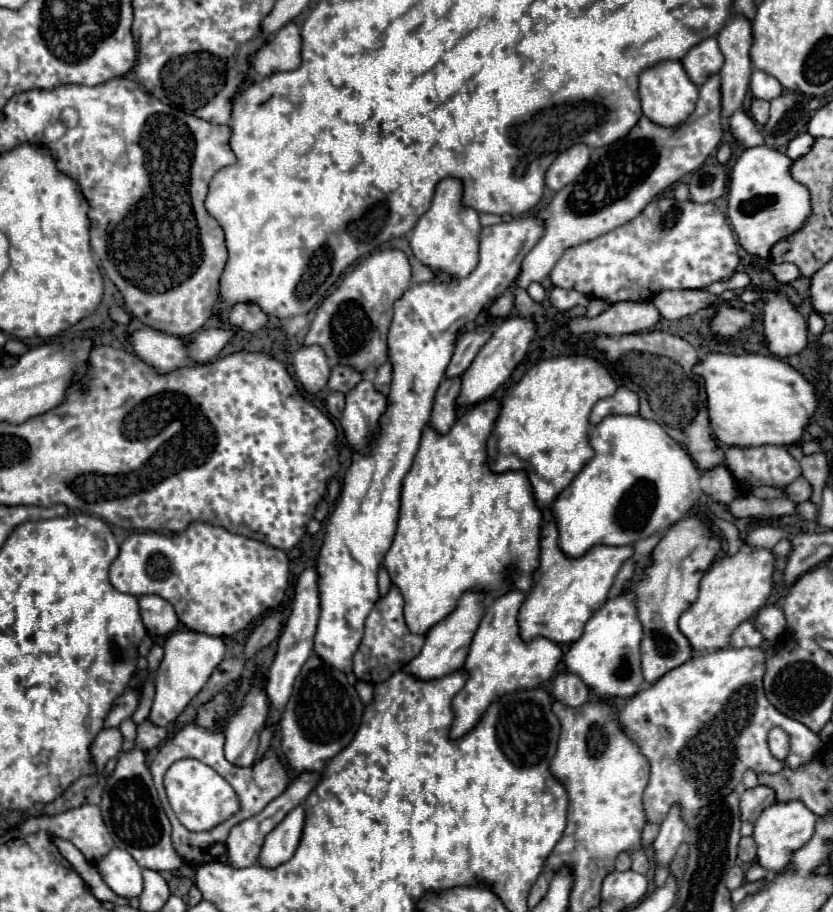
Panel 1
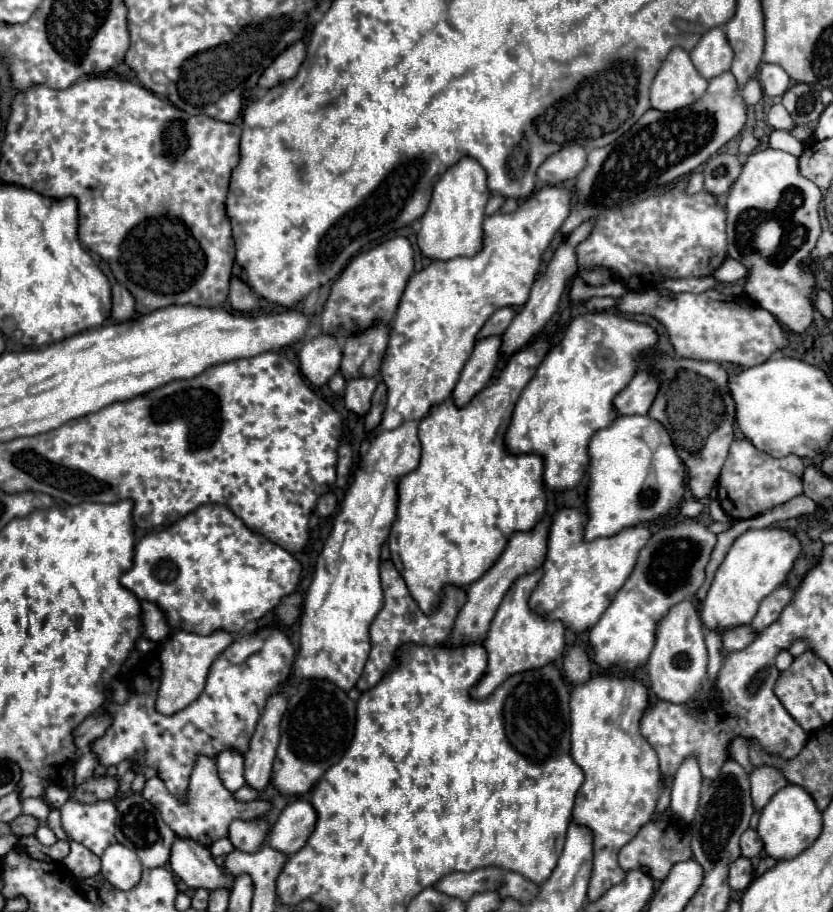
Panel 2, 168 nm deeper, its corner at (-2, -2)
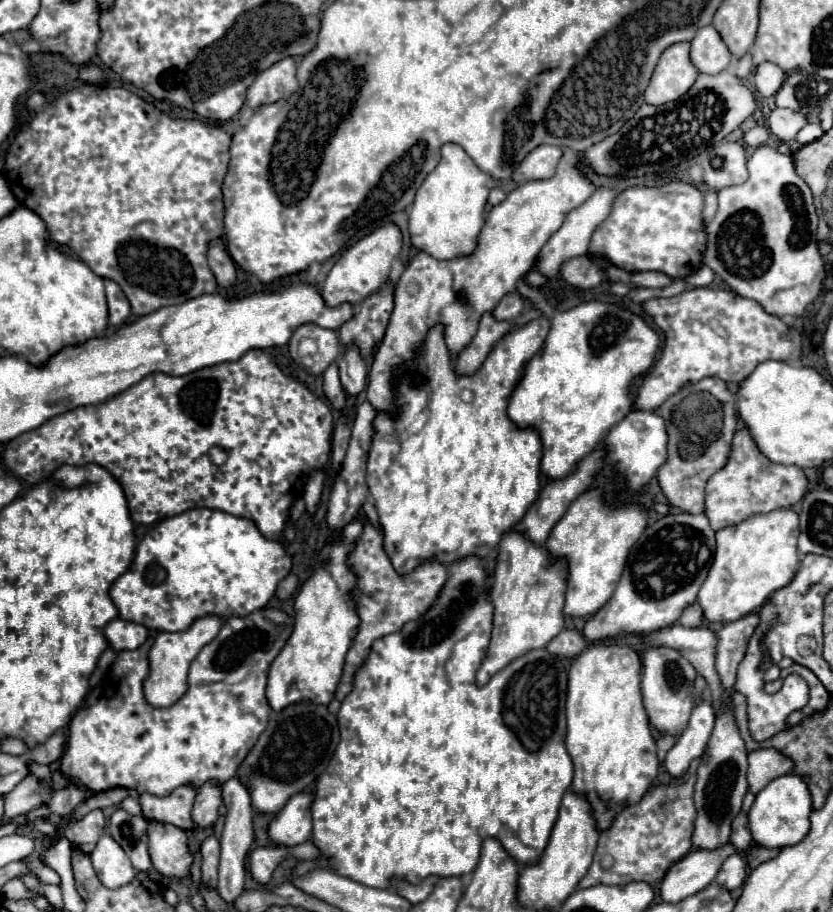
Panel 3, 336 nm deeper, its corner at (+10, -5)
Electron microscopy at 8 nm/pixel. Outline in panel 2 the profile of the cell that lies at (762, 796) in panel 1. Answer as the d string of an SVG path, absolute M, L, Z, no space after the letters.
M755 766L751 772L751 798L757 810L761 810L775 792L779 792L783 786L787 786L785 776L773 768L773 766Z

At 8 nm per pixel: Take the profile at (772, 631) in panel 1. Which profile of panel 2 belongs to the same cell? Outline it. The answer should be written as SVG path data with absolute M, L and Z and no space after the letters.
M737 626L737 628L729 628L729 630L721 632L721 640L723 640L721 654L727 656L731 652L737 652L737 650L743 650L745 646L749 646L755 640L755 636L749 626Z

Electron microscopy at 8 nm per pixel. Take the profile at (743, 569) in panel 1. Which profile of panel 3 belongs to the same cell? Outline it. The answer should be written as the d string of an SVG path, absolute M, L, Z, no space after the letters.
M791 509L753 515L735 527L725 527L717 533L717 551L705 583L699 589L697 603L709 623L731 623L759 609L773 591L785 587L797 567L799 519Z

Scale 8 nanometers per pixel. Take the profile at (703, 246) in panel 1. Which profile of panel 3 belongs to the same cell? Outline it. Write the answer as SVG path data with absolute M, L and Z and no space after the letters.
M669 183L667 187L631 187L615 197L611 215L595 229L589 255L599 255L611 265L629 273L661 271L671 279L685 279L703 263L703 251L707 247L707 233L703 223L703 193L689 183Z

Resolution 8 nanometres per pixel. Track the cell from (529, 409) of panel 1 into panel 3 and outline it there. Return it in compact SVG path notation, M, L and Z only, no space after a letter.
M523 279L517 283L517 291L551 321L551 331L545 339L543 349L529 361L521 383L515 387L509 399L507 415L519 429L533 427L539 433L543 443L541 473L549 479L565 479L577 469L583 457L597 449L605 433L631 411L633 399L629 393L629 383L635 377L647 373L653 365L655 353L659 349L659 337L641 317L611 303L591 301L581 303L565 313L557 313L558 310Z

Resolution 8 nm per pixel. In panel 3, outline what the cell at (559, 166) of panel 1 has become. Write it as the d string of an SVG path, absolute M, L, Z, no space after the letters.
M539 145L515 169L513 179L517 183L535 181L535 179L549 179L551 175L555 175L555 167L557 167L557 163L559 163L561 157L563 157L563 149L561 147Z

